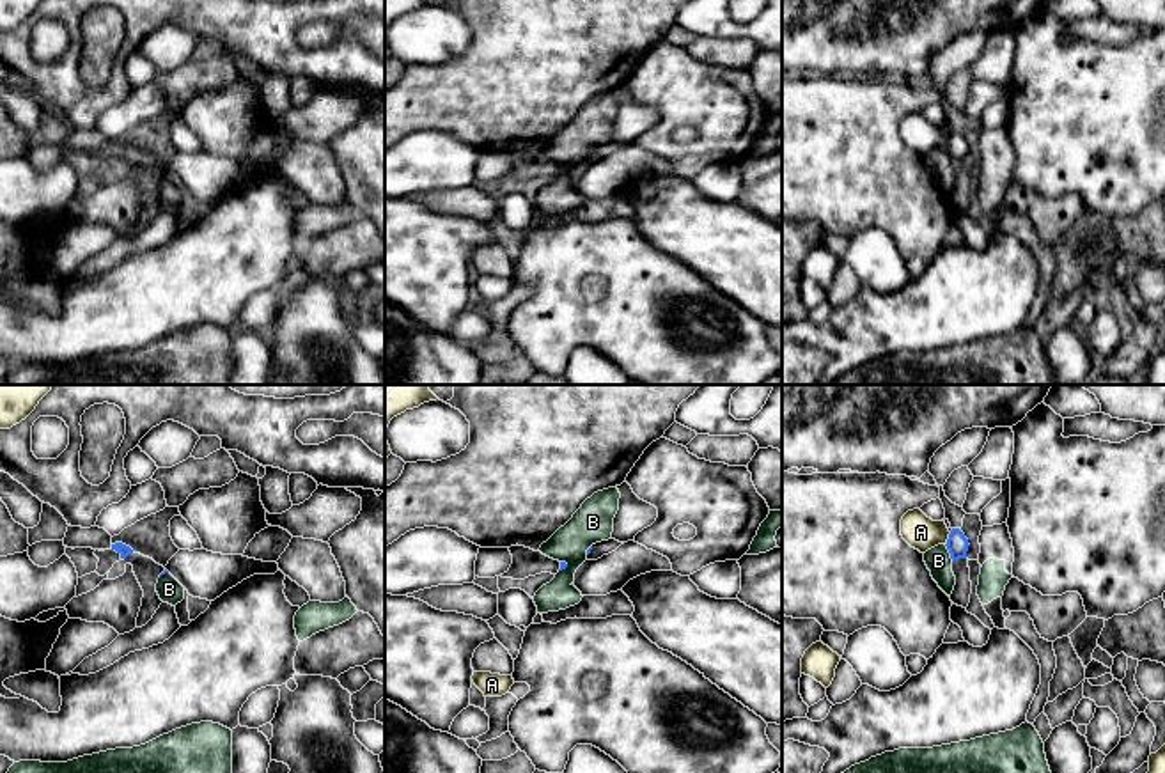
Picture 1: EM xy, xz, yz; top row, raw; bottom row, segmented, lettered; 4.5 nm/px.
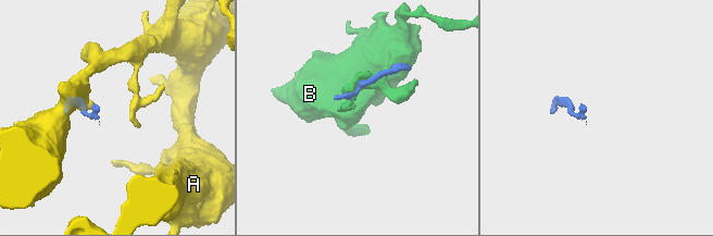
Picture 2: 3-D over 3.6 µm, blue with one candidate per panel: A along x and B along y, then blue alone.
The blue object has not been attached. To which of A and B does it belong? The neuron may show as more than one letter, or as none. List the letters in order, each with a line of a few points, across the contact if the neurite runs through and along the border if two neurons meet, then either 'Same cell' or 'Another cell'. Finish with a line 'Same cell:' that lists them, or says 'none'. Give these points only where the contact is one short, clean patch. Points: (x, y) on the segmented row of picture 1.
A: Another cell
B: Line: yz (944, 545), (953, 561). Another cell
Same cell: none

